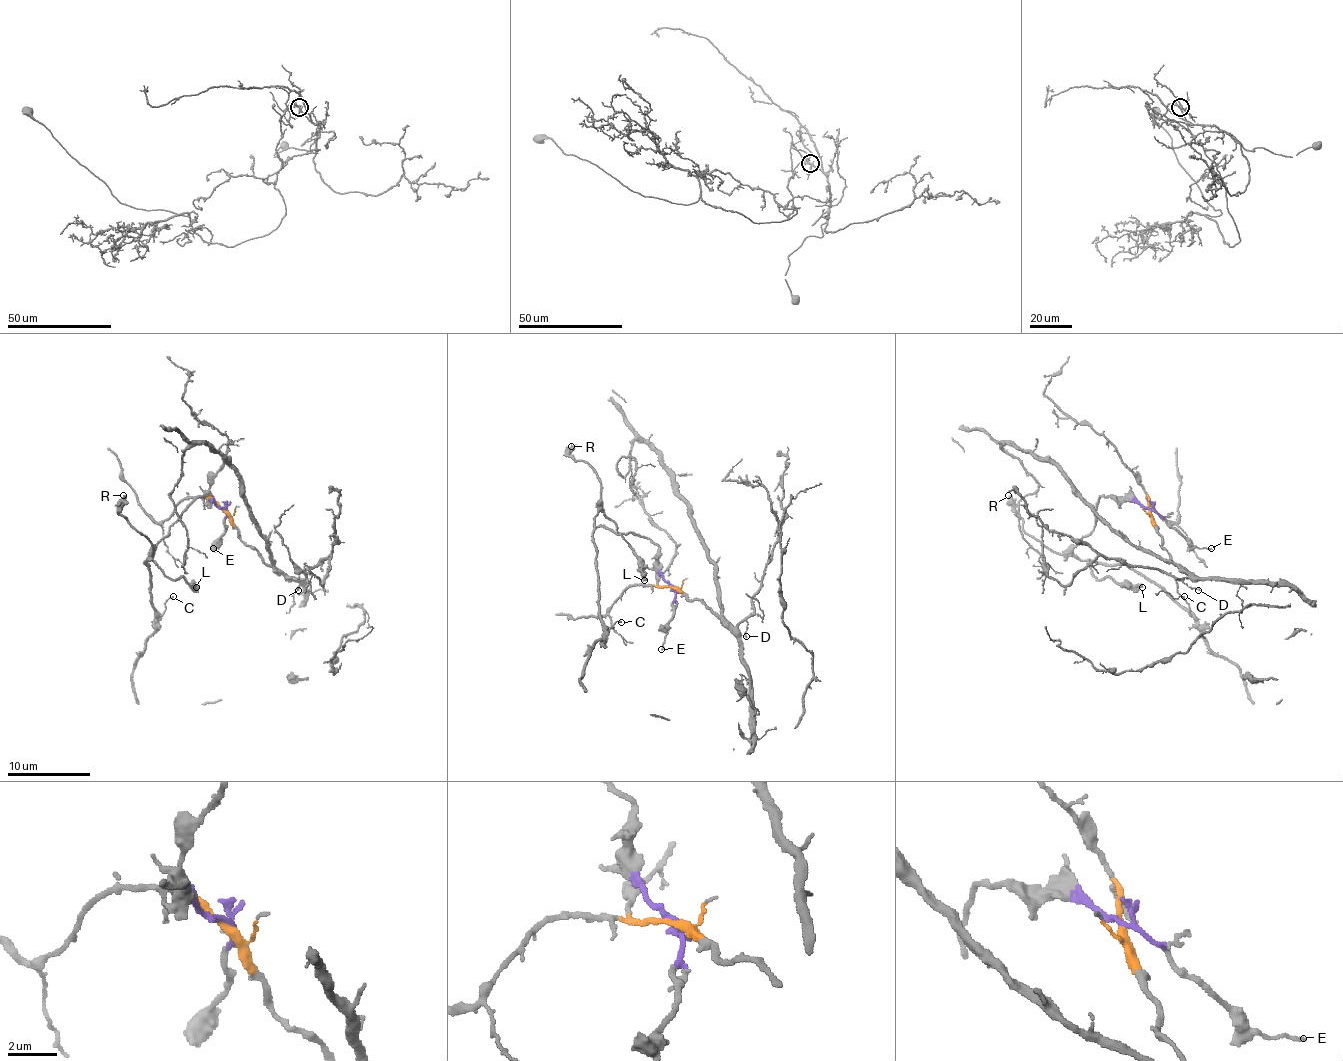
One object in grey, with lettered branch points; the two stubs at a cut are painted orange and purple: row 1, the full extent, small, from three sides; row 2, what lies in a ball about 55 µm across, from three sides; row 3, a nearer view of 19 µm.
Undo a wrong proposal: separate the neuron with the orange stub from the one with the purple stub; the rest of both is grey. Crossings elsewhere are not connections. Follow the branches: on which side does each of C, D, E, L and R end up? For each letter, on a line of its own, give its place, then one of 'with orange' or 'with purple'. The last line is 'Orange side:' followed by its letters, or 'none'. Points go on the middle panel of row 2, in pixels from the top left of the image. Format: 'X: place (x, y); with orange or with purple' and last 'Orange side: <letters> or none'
C: place (621, 622); with purple
D: place (746, 636); with orange
E: place (661, 649); with purple
L: place (644, 580); with purple
R: place (571, 446); with purple
Orange side: D

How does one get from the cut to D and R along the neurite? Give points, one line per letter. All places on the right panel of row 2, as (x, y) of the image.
D: (1149, 509), (1151, 524), (1170, 559), (1189, 576), (1182, 580), (1199, 590)
R: (1147, 509), (1135, 501), (1101, 497), (1095, 526), (1076, 545), (1054, 553), (1022, 528), (1016, 505), (1008, 495)

